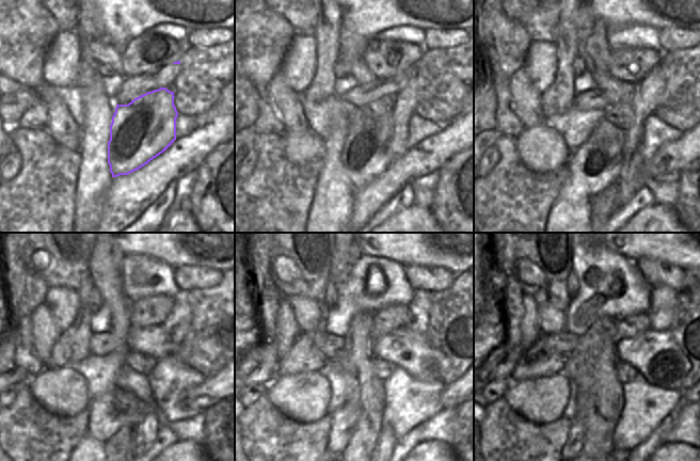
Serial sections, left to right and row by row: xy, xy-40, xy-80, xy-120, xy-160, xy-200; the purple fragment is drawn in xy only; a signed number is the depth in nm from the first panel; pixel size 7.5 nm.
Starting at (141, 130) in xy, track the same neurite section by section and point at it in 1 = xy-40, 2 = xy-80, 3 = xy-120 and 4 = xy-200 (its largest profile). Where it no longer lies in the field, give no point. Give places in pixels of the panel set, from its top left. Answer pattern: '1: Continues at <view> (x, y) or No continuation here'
1: Continues at xy-40 (372, 144)
2: Continues at xy-80 (597, 164)
3: Continues at xy-120 (128, 400)
4: Continues at xy-200 (572, 449).

